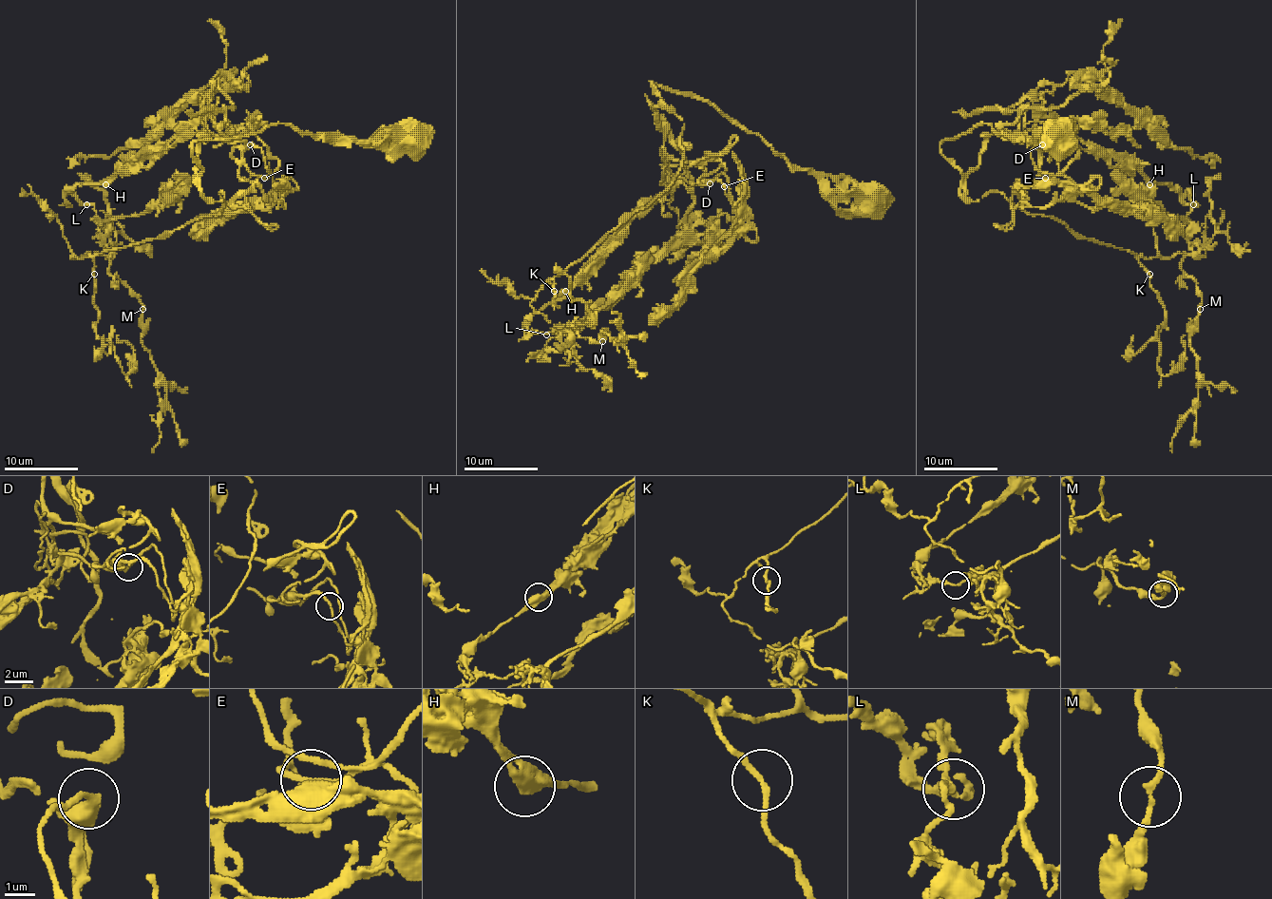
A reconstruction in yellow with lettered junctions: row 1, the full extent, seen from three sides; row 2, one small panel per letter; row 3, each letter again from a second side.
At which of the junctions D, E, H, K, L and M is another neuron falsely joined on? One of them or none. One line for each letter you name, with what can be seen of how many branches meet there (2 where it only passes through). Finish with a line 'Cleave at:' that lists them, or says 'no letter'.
Cleave at: no letter

